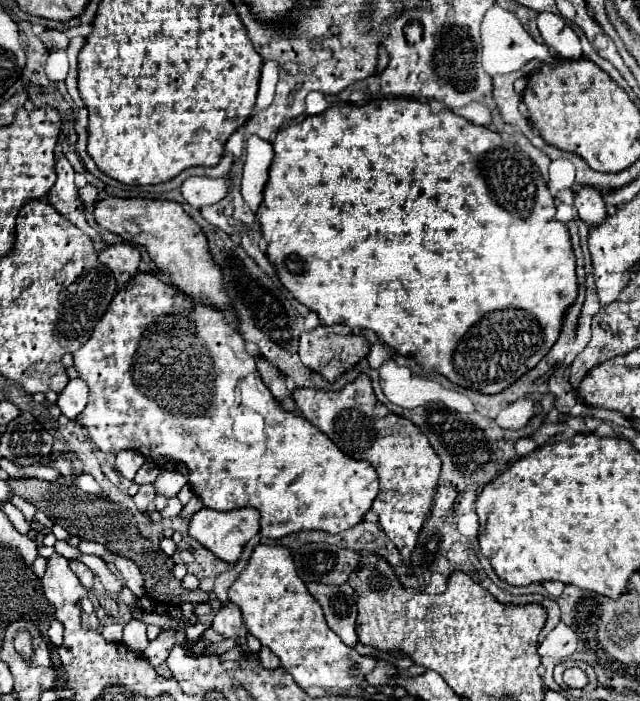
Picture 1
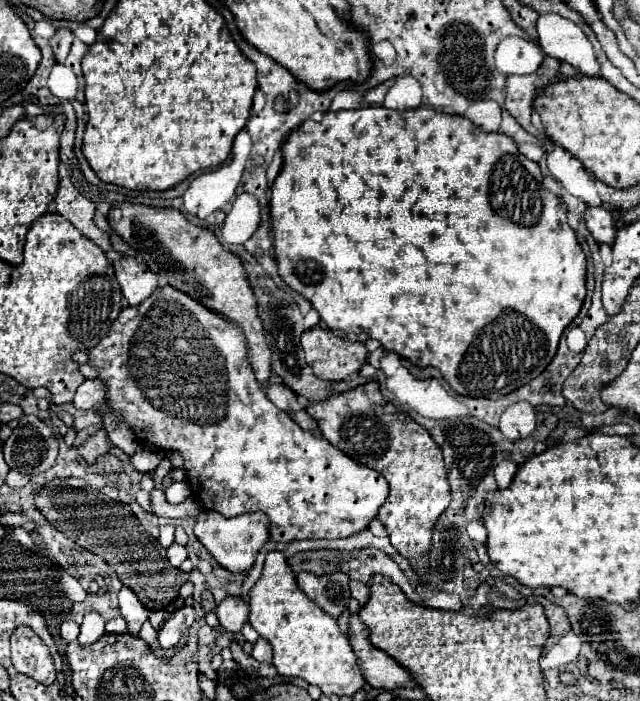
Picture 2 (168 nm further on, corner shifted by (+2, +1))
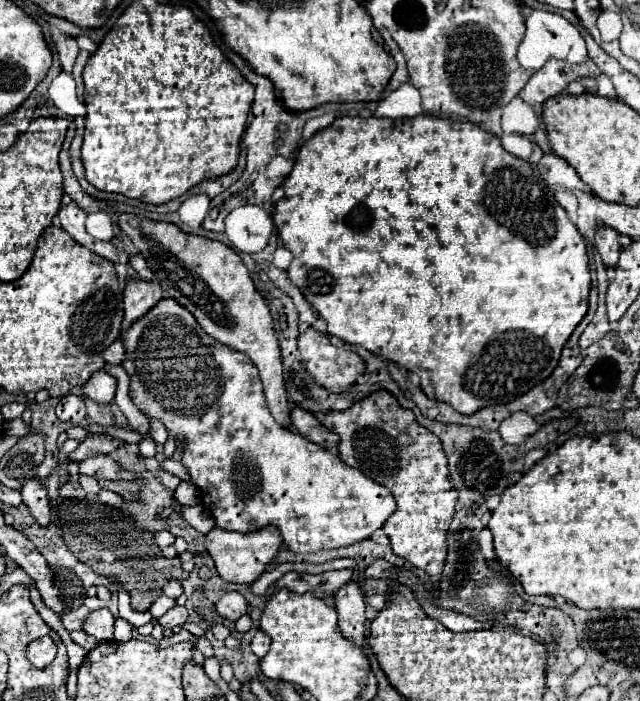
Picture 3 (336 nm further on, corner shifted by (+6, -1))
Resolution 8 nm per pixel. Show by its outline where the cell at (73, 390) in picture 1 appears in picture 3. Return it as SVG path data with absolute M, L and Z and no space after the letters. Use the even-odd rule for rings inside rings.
M106 368L100 372L94 372L90 380L84 384L84 396L92 398L94 402L100 402L100 404L112 402L114 394L116 394L116 378L110 376Z

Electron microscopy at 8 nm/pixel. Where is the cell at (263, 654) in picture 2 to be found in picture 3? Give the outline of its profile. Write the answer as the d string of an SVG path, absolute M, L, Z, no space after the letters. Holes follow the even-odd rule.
M258 630L250 646L252 646L252 652L254 652L258 658L264 658L266 652L268 652L268 648L270 648L270 636L268 636L266 632Z

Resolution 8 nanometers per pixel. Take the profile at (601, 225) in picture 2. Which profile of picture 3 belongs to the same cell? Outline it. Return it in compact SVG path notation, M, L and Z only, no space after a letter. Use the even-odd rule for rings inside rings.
M598 228L596 230L596 248L608 268L616 268L618 256L620 256L620 242L618 232L612 232L612 228Z

